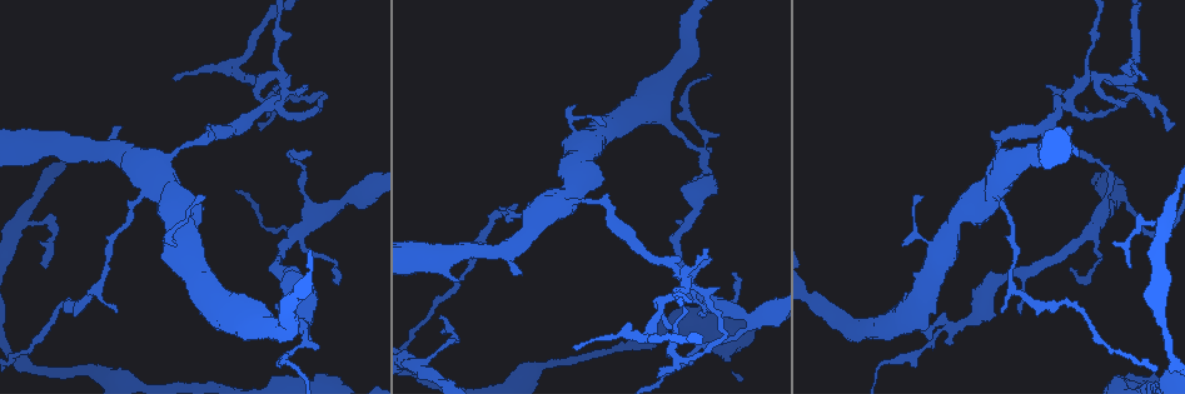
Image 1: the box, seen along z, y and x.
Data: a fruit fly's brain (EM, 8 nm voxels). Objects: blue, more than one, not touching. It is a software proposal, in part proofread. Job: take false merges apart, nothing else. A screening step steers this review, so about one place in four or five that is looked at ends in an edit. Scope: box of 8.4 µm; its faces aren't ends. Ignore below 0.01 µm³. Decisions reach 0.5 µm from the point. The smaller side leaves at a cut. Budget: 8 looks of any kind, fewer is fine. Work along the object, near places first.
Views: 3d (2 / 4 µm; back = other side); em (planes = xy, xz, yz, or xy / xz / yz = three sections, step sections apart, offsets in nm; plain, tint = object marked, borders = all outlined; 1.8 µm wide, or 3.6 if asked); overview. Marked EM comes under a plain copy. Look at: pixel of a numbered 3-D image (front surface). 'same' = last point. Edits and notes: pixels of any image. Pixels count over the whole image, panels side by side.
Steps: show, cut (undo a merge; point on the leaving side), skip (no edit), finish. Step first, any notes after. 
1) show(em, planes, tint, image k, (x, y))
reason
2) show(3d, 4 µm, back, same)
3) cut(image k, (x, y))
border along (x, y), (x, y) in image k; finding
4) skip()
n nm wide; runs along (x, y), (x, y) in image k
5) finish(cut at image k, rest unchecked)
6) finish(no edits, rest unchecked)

show(3d, 2 µm, image 1, (301, 325))
three arms meet

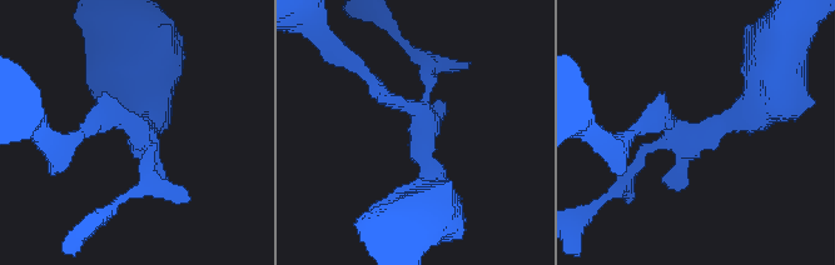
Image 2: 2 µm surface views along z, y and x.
show(em, planes, borders, image 2, (677, 134))

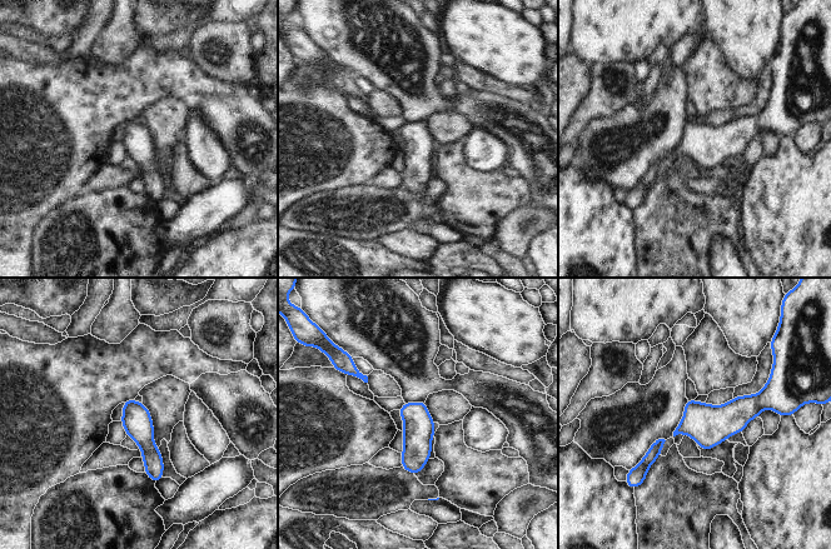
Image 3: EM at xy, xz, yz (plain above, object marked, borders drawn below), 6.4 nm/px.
skip()
190 nm wide; runs along (128, 403), (150, 450), (155, 478) in image 3; one cell here

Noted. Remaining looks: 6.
show(em, 3.6 µm, planes, tint, image 1, (1094, 75))
a narrow waist

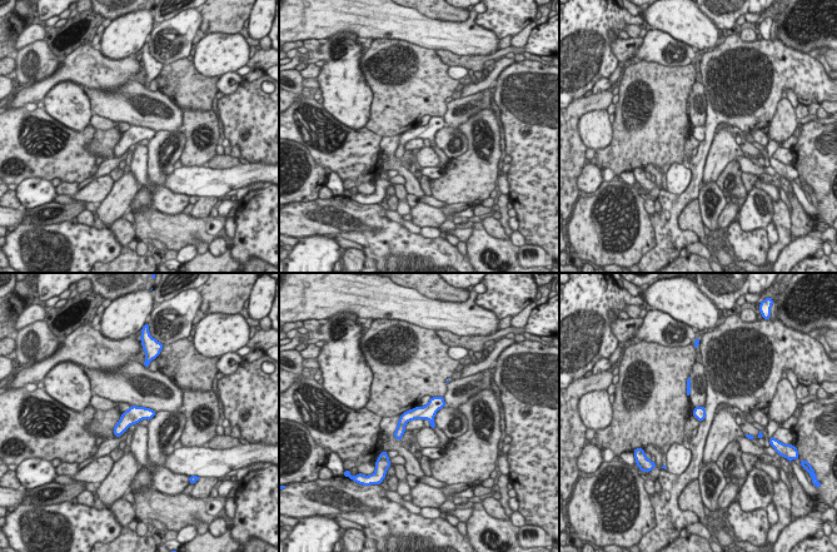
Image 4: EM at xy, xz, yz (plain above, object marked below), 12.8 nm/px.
skip()
runs along (441, 399), (412, 413), (397, 434) in image 4; continuous, no second cell

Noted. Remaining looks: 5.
show(3d, 4 µm, image 1, (165, 158))
thick turns thin

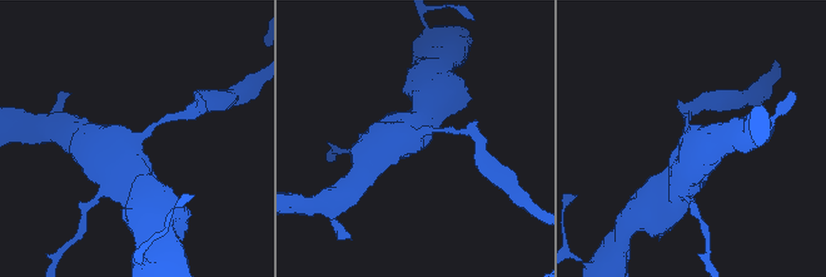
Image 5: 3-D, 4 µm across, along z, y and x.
show(em, 3.6 µm, planes, tint, image 5, (687, 136))
4 arms

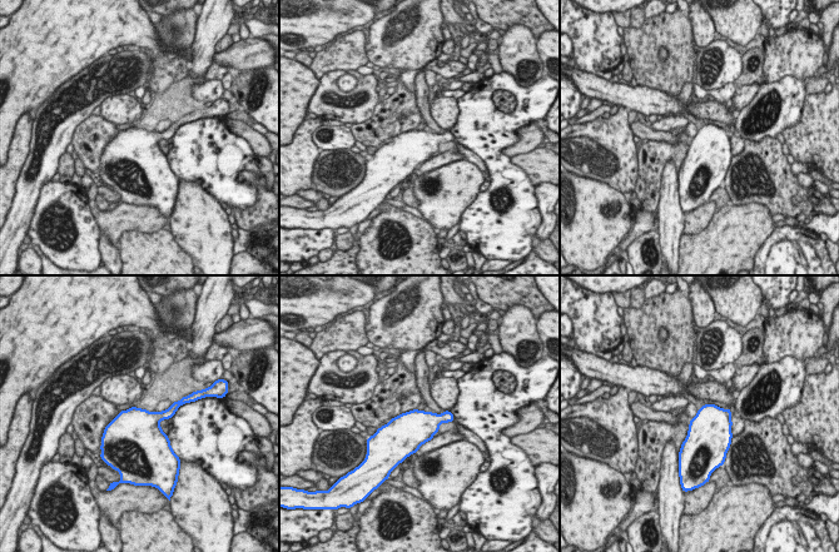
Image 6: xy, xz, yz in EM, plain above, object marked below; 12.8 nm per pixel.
skip()
460 nm wide; all the same cell

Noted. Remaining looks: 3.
finish(no edits, rest unchecked)

